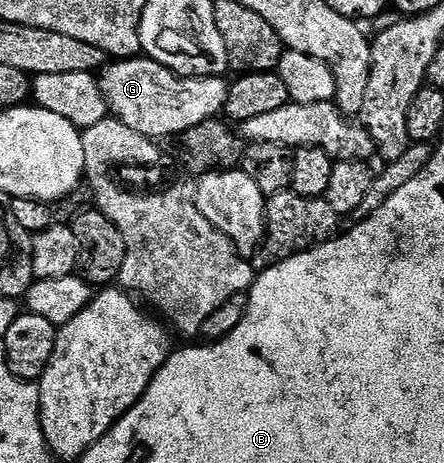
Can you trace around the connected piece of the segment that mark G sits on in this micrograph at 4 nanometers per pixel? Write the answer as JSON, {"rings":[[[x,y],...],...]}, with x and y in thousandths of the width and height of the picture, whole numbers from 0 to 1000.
{"rings":[[[324,119],[264,130],[245,138],[230,162],[234,166],[227,164],[223,177],[243,216],[250,251],[273,261],[291,287],[311,287],[336,300],[385,300],[410,283],[428,283],[428,274],[446,274],[446,266],[493,255],[505,242],[516,188],[505,166],[410,166]]]}

